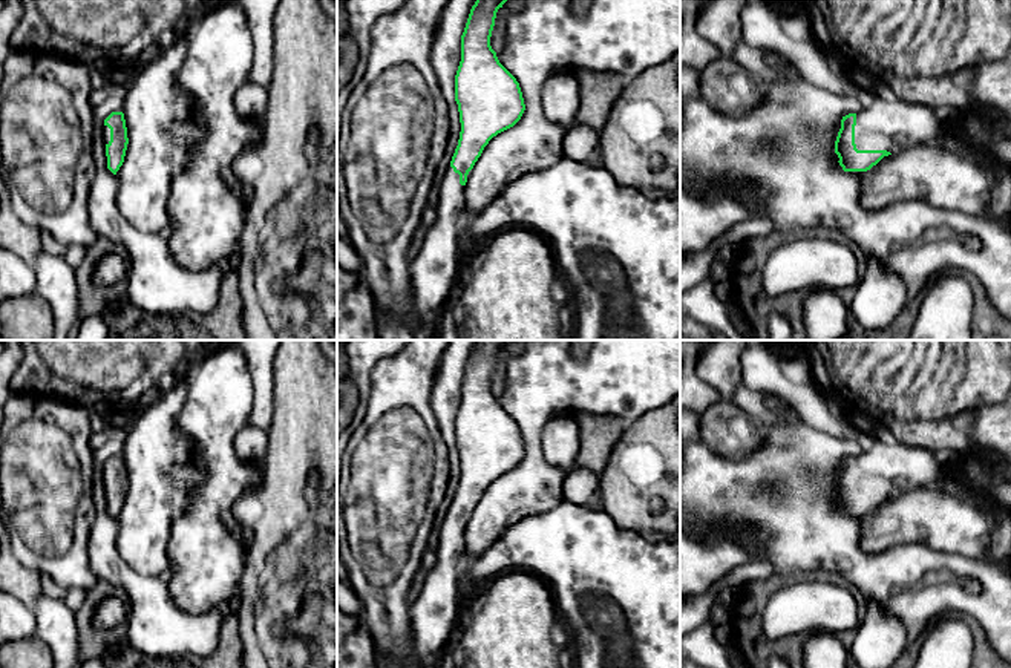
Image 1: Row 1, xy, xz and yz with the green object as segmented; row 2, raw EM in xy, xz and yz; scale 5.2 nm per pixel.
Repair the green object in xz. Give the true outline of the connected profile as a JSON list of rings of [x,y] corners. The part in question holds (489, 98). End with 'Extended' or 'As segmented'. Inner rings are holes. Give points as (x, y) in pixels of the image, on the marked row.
[[[476,0],[470,9],[464,32],[461,35],[461,61],[455,75],[455,101],[458,104],[461,132],[458,146],[452,156],[450,165],[441,181],[438,190],[438,205],[437,205],[437,221],[427,228],[424,242],[415,259],[409,262],[411,273],[411,313],[407,320],[414,328],[421,326],[421,316],[427,311],[443,311],[447,308],[456,293],[458,283],[464,277],[466,265],[460,260],[460,244],[467,231],[478,234],[496,233],[501,228],[525,228],[539,234],[553,250],[553,257],[556,260],[561,288],[564,296],[570,300],[570,340],[680,340],[680,188],[668,195],[646,196],[637,188],[620,187],[614,178],[600,165],[591,165],[582,161],[573,161],[564,158],[555,165],[525,173],[516,181],[506,185],[496,198],[478,213],[470,213],[466,207],[464,185],[467,182],[467,175],[473,169],[475,162],[481,156],[484,147],[498,133],[513,127],[522,116],[525,110],[522,92],[516,78],[499,63],[496,52],[490,46],[490,37],[495,26],[496,12],[507,0]]]. Extended

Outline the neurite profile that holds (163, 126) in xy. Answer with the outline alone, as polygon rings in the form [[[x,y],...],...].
[[[191,20],[178,29],[175,43],[161,47],[155,55],[133,66],[133,77],[124,98],[127,150],[116,172],[116,205],[123,216],[139,231],[158,234],[172,225],[168,214],[173,179],[187,169],[193,149],[204,138],[205,127],[193,101],[178,86],[178,72],[190,46]]]

